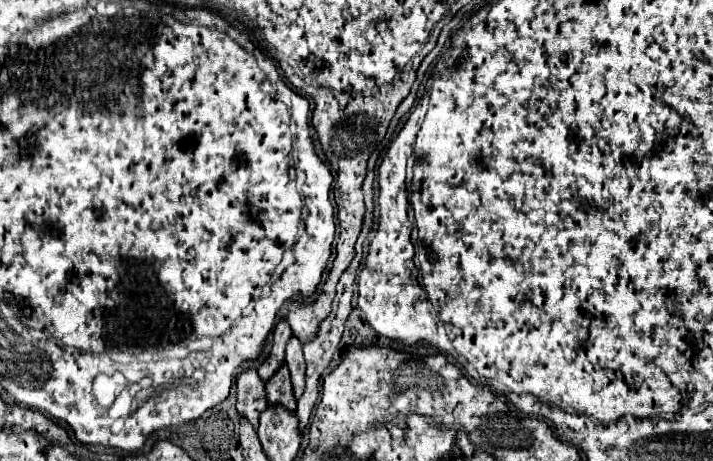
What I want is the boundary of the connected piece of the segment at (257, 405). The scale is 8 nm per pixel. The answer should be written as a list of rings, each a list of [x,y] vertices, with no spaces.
[[[250,367],[238,375],[236,383],[238,383],[238,403],[236,403],[238,413],[242,413],[256,427],[260,413],[268,407],[264,381],[260,379],[258,371]]]

